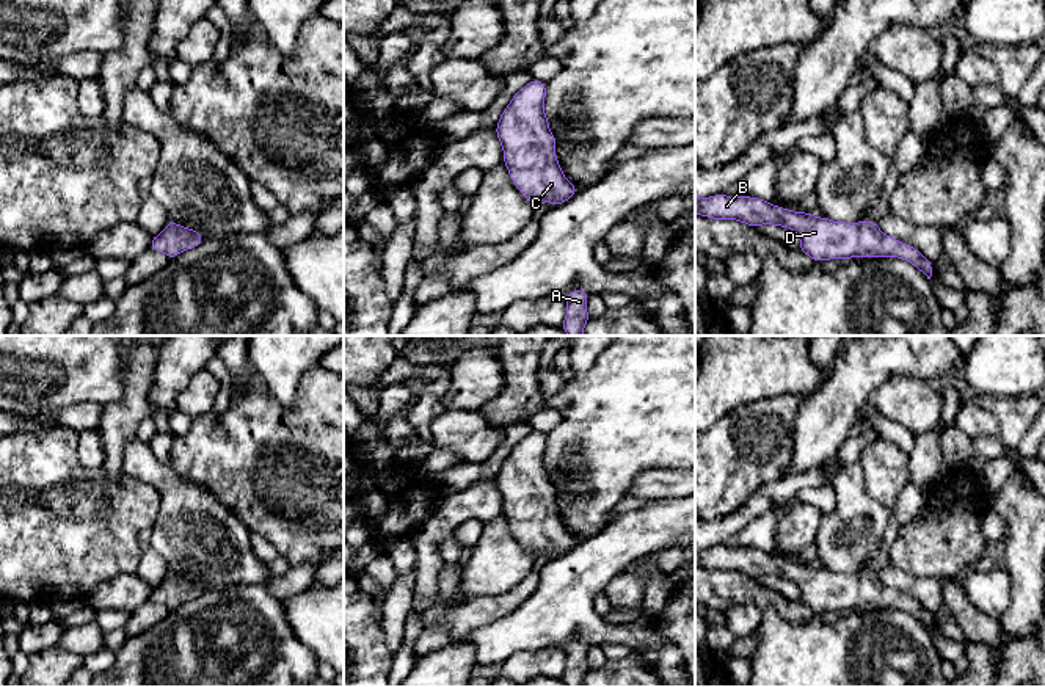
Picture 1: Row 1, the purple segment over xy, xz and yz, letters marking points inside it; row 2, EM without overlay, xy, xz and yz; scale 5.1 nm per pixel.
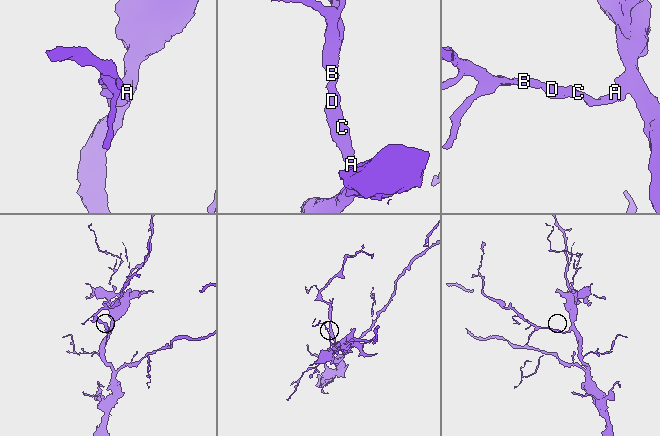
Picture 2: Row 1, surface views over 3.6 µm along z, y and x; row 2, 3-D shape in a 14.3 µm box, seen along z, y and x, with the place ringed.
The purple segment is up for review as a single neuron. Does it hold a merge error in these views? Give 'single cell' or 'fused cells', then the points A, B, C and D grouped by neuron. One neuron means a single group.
single cell; groups A B C D

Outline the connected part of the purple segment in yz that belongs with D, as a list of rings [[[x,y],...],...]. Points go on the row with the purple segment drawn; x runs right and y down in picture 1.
[[[719,193],[711,198],[695,196],[695,215],[712,220],[736,220],[752,227],[772,224],[788,227],[799,234],[799,249],[814,262],[852,257],[899,257],[913,264],[930,279],[932,262],[916,248],[885,235],[879,224],[861,220],[860,223],[832,221],[816,218],[810,212],[794,212],[777,207],[769,201]]]

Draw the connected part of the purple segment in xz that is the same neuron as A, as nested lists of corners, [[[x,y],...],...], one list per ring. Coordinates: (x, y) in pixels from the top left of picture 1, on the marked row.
[[[571,290],[565,300],[566,300],[566,317],[562,323],[562,329],[568,336],[584,336],[584,326],[588,322],[588,312],[587,312],[587,301],[588,293],[582,290]]]

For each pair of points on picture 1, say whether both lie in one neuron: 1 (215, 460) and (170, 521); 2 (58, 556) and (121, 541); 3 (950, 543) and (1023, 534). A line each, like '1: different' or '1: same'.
1: different
2: same
3: different

